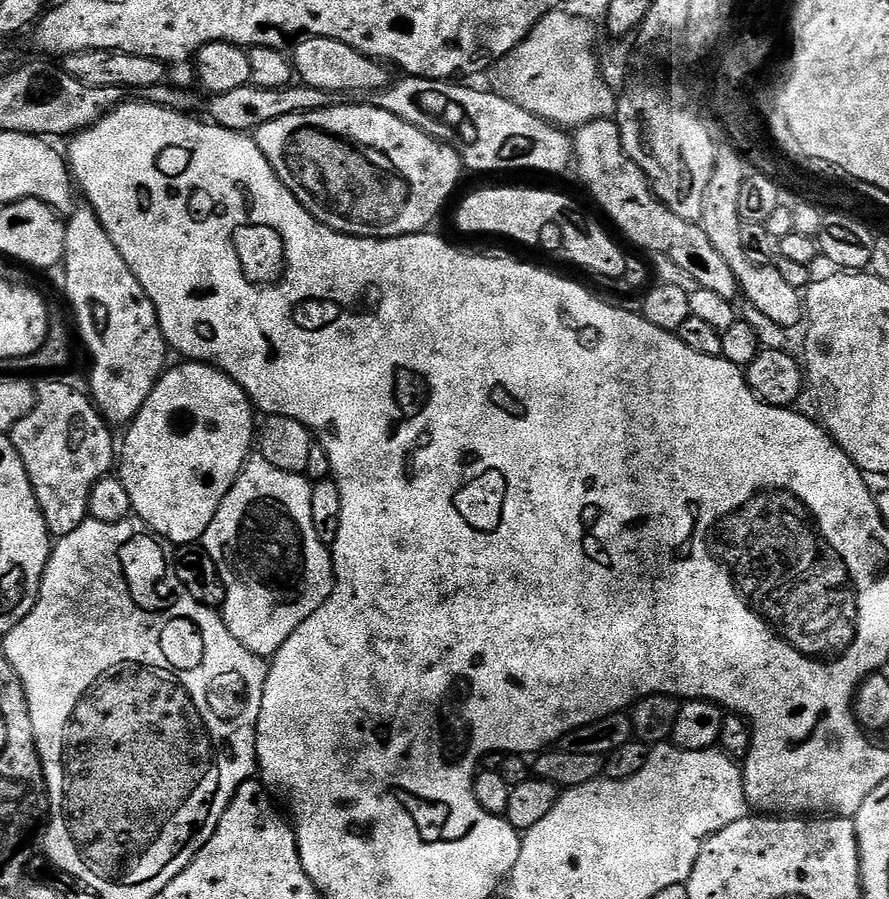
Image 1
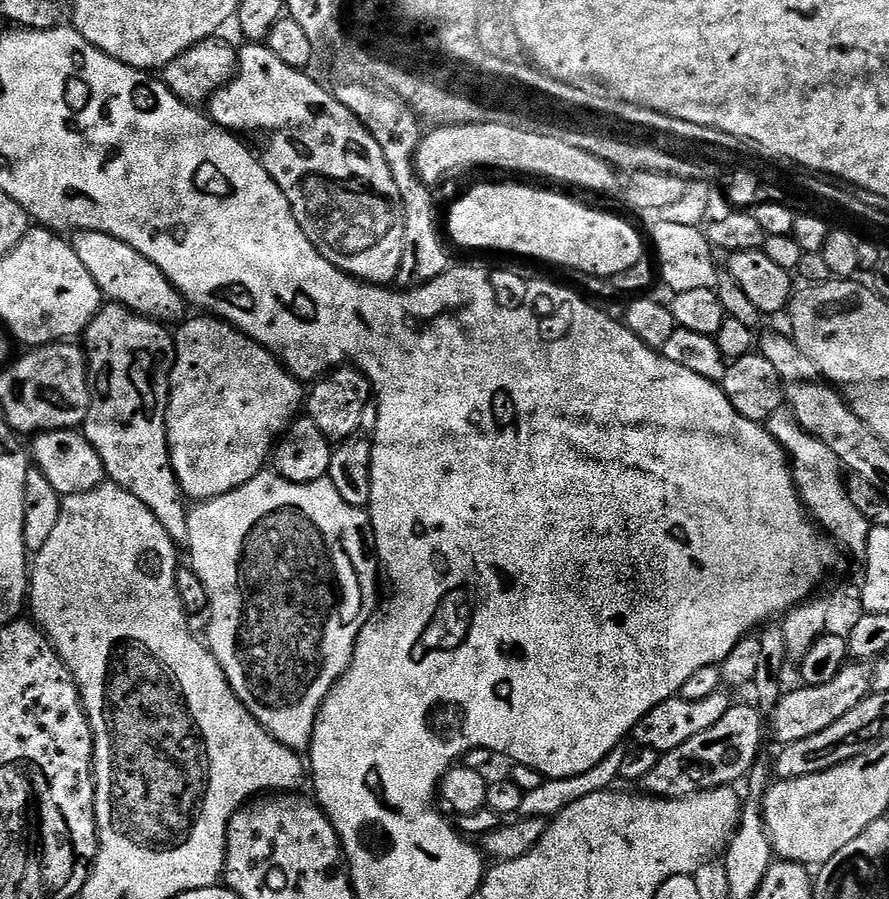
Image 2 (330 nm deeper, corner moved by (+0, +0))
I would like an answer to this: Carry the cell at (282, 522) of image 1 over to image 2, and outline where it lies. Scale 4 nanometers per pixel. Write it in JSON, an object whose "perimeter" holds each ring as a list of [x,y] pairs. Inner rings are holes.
{"perimeter":[[[265,470],[250,482],[246,482],[246,486],[238,486],[238,490],[230,494],[197,503],[189,511],[188,521],[190,534],[186,551],[192,555],[190,567],[196,571],[198,578],[202,578],[202,586],[206,586],[208,595],[210,615],[207,617],[207,647],[212,649],[213,656],[222,666],[234,694],[244,703],[246,710],[254,714],[256,721],[278,742],[282,742],[282,746],[293,750],[307,749],[312,743],[312,731],[316,725],[316,717],[320,715],[320,707],[350,666],[360,631],[377,615],[376,599],[380,596],[380,584],[382,588],[382,572],[378,567],[377,557],[370,551],[372,522],[367,511],[342,502],[342,494],[334,490],[334,482],[326,478],[309,484],[299,484],[277,476],[275,471]]]}

